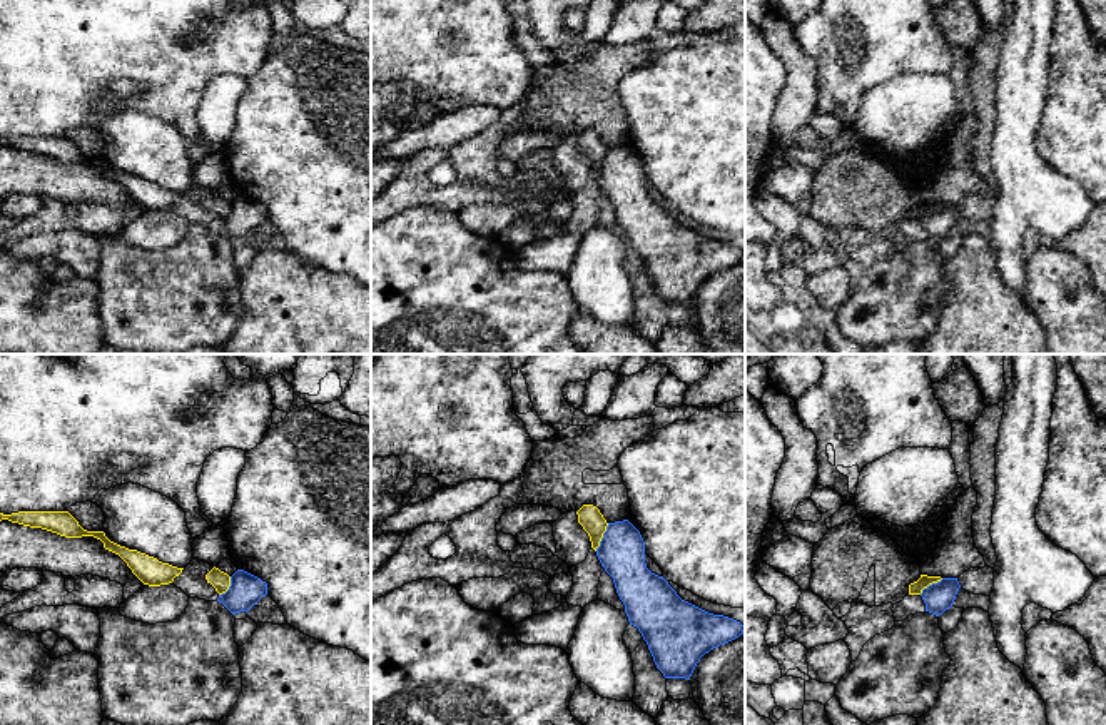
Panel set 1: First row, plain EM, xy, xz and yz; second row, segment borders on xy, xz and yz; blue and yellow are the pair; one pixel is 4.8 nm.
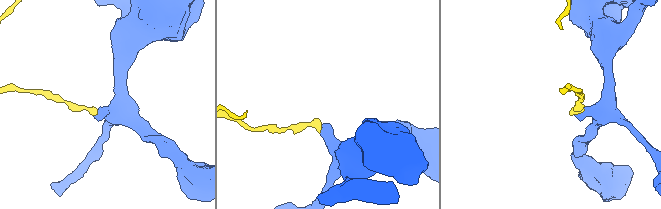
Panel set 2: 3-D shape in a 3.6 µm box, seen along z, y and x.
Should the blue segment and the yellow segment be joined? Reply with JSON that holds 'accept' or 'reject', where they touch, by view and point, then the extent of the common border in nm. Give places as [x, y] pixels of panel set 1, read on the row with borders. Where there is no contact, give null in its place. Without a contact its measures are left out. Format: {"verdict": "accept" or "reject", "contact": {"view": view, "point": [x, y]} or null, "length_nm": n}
{"verdict": "reject", "contact": {"view": "xz", "point": [603, 537]}, "length_nm": 150}

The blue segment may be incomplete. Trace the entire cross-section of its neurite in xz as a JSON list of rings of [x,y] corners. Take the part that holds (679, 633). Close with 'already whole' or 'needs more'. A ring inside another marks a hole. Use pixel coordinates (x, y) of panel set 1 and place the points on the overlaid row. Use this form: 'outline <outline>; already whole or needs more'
outline [[[628,520],[608,523],[596,548],[596,556],[605,571],[613,578],[630,625],[642,633],[657,668],[665,678],[690,680],[705,653],[738,638],[745,631],[740,621],[708,613],[682,600],[663,576],[652,573],[645,563],[645,541]]]; already whole

